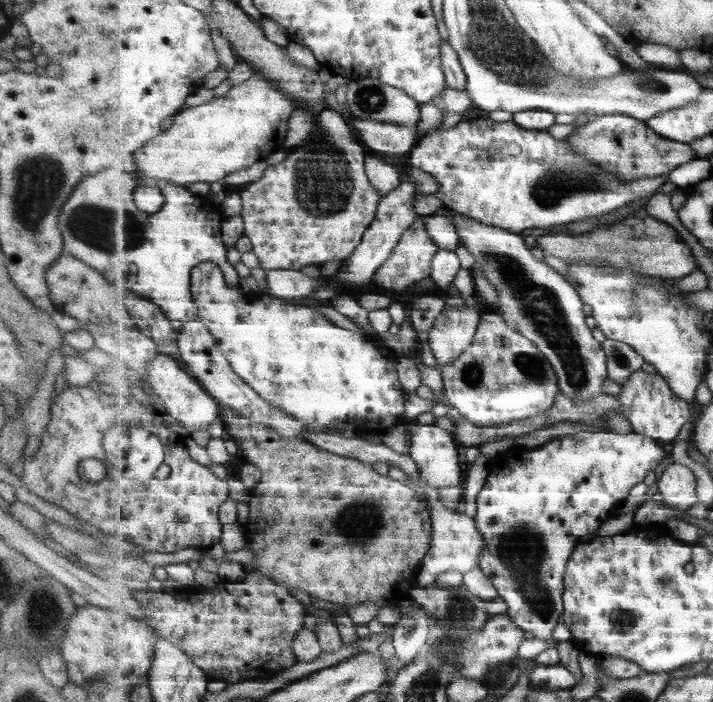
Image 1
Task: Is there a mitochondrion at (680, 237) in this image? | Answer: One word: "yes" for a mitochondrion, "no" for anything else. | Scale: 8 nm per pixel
no

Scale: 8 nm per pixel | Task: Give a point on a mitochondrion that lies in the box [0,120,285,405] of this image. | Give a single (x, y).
(37, 181)

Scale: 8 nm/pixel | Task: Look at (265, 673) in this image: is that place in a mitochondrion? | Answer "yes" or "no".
no

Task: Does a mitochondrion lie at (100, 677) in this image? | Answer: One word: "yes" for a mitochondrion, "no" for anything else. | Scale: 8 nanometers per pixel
yes

